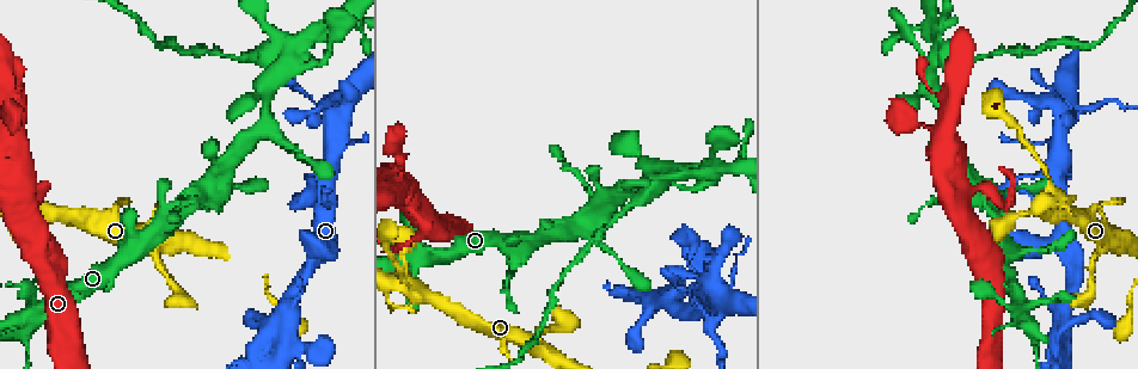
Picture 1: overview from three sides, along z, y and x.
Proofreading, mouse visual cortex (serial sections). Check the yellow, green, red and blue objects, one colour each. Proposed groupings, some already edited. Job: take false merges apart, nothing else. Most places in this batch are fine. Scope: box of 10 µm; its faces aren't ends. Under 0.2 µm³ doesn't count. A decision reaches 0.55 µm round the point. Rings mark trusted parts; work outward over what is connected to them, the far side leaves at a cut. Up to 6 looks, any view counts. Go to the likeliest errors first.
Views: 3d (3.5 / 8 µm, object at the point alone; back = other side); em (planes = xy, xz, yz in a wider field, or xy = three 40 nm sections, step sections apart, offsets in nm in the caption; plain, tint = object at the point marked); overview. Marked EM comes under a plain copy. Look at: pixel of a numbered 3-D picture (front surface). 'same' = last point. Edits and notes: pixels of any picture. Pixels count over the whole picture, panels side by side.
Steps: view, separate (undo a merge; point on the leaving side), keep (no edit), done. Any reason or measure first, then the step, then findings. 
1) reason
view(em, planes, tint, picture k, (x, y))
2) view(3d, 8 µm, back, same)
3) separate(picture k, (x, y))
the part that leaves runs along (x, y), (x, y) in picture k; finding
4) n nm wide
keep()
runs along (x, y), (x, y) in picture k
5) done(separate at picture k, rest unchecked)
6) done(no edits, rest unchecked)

calibre changes
view(3d, 3.5 µm, picture 1, (1059, 209))

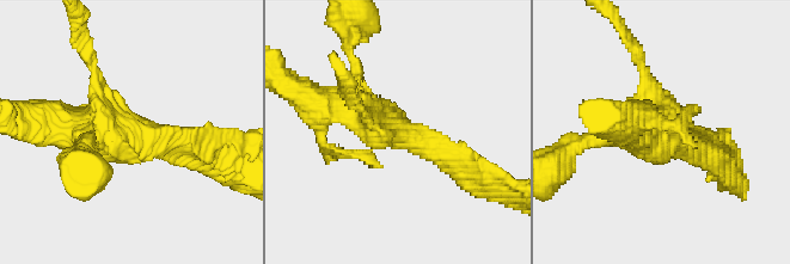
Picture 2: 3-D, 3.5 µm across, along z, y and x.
view(em, xy, step 3, tint, picture 2, (389, 132))

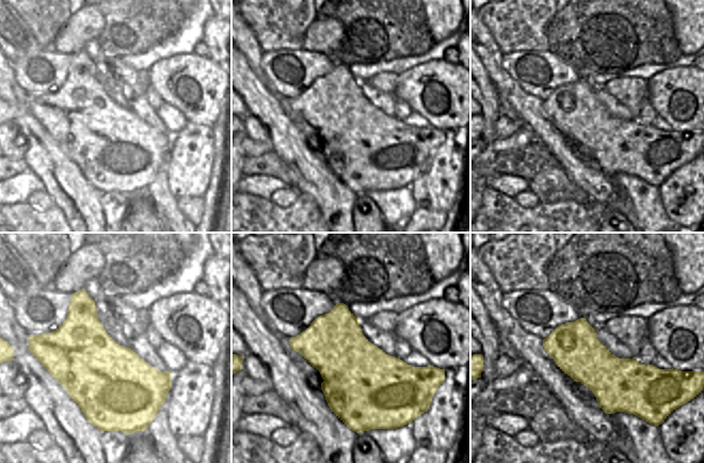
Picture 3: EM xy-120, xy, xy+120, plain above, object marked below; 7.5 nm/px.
600 nm wide
keep()
runs along (455, 164), (356, 103), (356, 72) in picture 2; one cell here

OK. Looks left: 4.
thick turns thin
view(3d, 3.5 µm, picture 1, (712, 330))

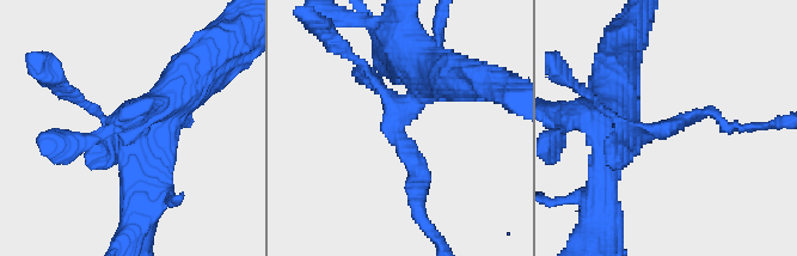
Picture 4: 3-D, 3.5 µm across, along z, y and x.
need the tissue
view(em, planes, tint, picture 4, (396, 128))

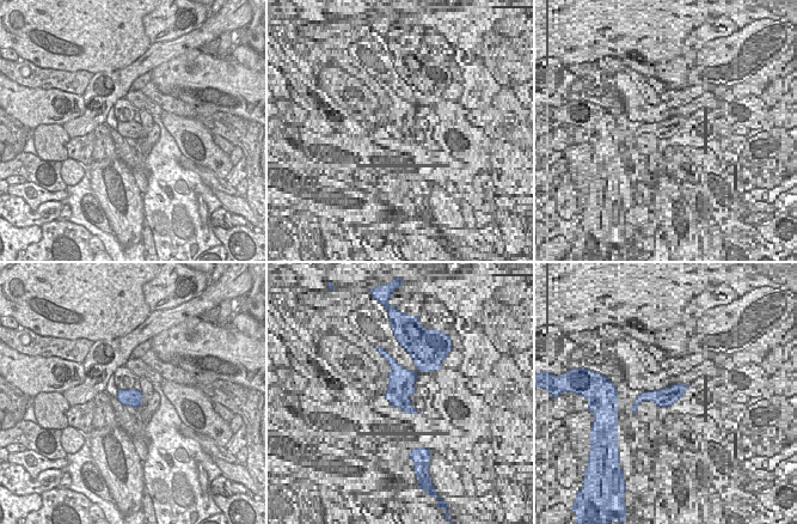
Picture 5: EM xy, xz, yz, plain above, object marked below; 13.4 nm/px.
240 nm wide
separate(picture 4, (367, 78))
the part that leaves runs along (409, 99), (380, 87), (329, 41) in picture 4; two cells meet here

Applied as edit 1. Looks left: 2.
done(separate at picture 4, rest unchecked)

